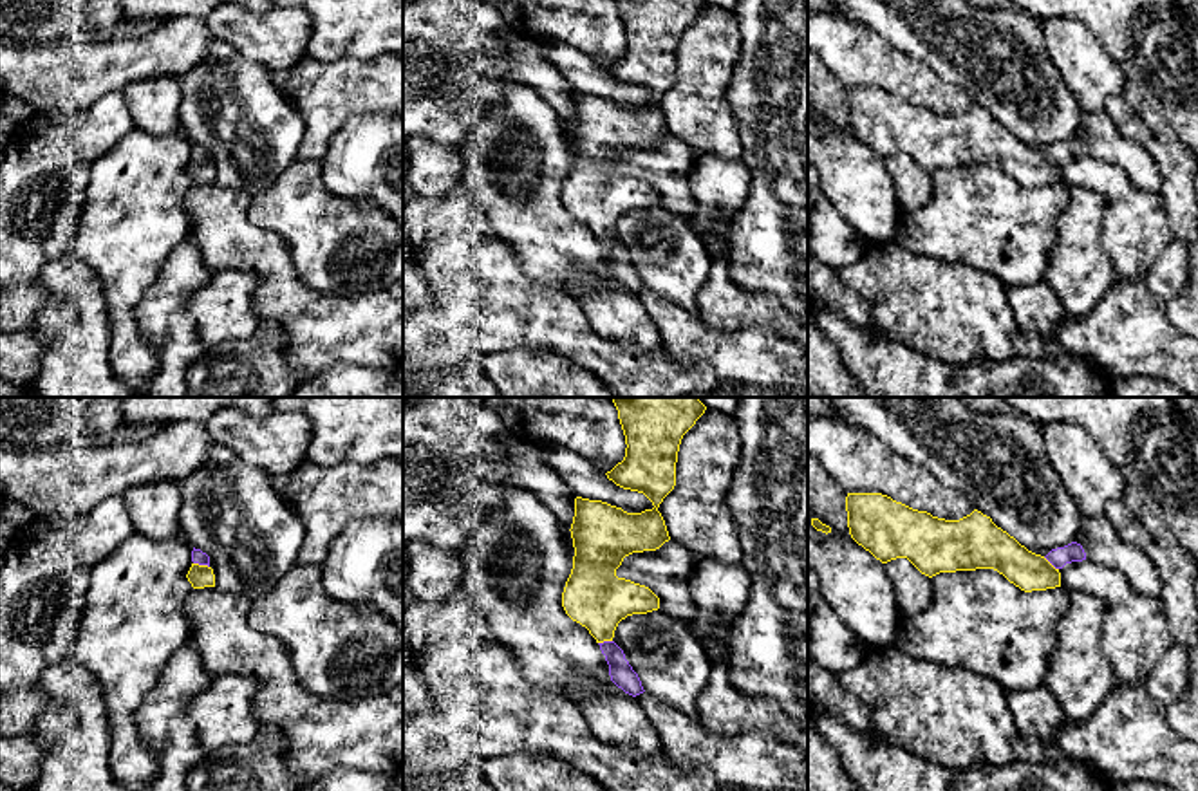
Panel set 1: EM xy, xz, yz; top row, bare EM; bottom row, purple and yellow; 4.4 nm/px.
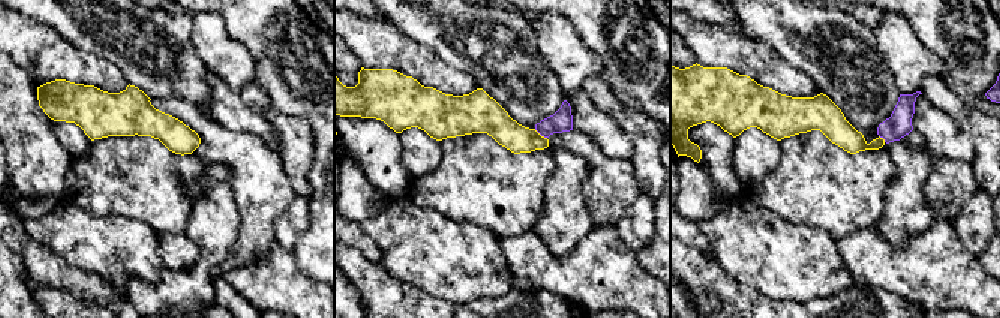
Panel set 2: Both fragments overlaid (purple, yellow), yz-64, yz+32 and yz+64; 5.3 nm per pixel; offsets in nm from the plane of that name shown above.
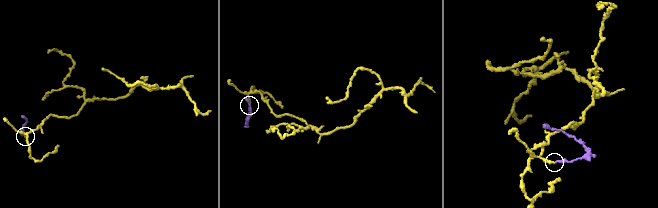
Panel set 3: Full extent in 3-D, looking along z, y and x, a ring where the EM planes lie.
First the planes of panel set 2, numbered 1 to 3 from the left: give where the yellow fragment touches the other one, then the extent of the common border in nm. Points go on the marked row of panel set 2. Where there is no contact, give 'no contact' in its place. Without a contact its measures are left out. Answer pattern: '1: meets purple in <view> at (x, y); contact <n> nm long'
1: no contact
2: meets purple in yz+32 at (540, 134); contact 90 nm long
3: meets purple in yz+64 at (882, 137); contact 50 nm long

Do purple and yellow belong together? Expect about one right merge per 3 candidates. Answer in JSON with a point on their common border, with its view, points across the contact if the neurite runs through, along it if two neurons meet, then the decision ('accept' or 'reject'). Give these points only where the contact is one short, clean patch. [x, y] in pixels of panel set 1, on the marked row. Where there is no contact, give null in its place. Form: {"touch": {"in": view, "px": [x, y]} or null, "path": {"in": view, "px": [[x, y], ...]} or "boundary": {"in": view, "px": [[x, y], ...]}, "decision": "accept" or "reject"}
{"touch": {"in": "xy", "px": [201, 564]}, "path": {"in": "xy", "px": [[197, 557], [201, 564], [199, 576]]}, "decision": "accept"}

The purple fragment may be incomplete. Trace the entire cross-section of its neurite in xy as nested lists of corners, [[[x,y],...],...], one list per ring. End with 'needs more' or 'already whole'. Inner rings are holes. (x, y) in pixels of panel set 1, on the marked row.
[[[201,549],[192,551],[192,567],[186,574],[193,589],[215,587],[215,574],[210,567],[210,556]]]; needs more

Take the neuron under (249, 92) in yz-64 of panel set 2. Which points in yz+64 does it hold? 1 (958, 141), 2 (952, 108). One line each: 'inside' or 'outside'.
1: outside
2: inside

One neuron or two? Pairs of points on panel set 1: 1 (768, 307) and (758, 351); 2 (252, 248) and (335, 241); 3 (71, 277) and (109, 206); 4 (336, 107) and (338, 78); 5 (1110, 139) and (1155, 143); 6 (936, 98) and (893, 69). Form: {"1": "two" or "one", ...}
{"1": "two", "2": "two", "3": "two", "4": "one", "5": "two", "6": "one"}

